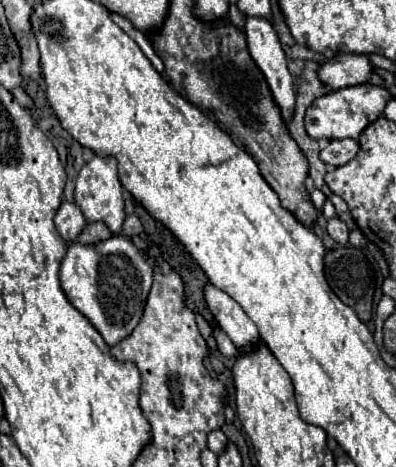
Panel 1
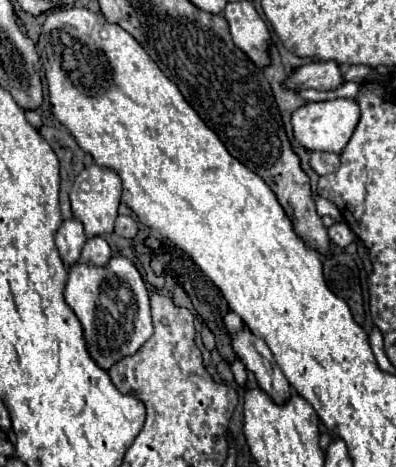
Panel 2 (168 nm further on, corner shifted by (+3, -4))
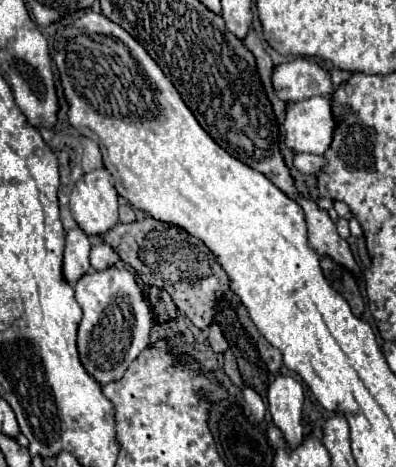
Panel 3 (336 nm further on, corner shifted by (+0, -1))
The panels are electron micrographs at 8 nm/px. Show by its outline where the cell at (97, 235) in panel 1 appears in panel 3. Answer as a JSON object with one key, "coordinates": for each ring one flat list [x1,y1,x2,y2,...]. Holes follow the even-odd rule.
{"coordinates":[[104,241,96,243,96,245,92,247,92,251,90,251,90,265,92,265,92,269,96,269,96,271,108,269,108,267,116,265,118,261,120,261,118,253,116,253,108,243,104,243]]}

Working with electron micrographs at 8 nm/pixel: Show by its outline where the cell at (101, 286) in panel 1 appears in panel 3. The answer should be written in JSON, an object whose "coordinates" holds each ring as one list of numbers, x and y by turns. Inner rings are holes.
{"coordinates":[[108,267,104,271,92,271,78,279,74,285,76,301,84,311,78,327,78,351,86,371,106,385,124,375,128,365,140,355,150,341,152,311,144,291,140,289,136,275,130,267]]}

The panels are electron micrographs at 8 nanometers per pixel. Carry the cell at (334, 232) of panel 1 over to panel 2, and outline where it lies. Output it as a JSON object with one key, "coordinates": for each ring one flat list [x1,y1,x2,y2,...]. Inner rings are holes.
{"coordinates":[[335,222,335,224,329,228,329,238,331,238,337,246,345,248,349,242,355,240,355,234,353,234,353,230,351,230,345,222]]}

